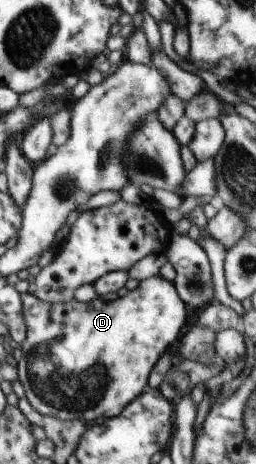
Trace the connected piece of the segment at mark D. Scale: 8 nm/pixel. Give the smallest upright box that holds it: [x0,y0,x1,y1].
[17,275,187,422]

